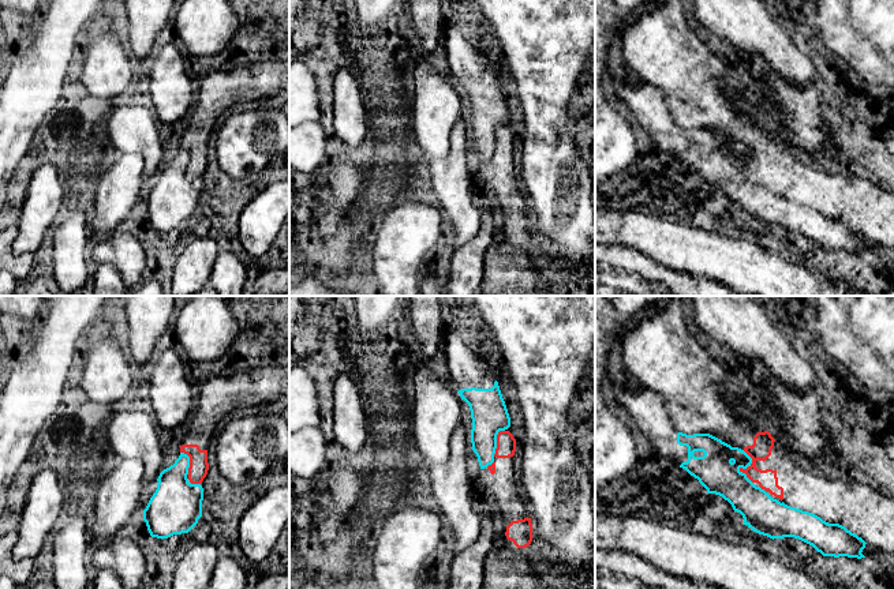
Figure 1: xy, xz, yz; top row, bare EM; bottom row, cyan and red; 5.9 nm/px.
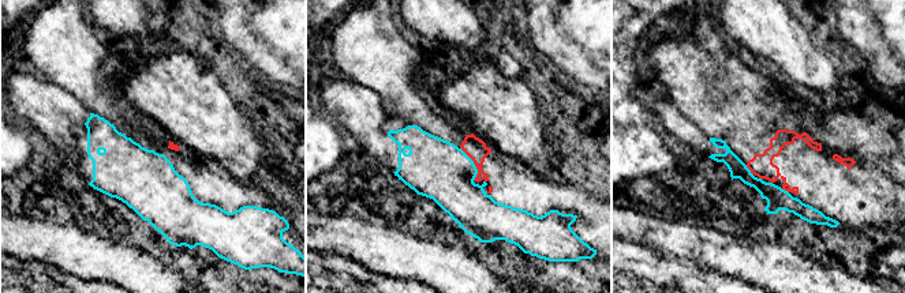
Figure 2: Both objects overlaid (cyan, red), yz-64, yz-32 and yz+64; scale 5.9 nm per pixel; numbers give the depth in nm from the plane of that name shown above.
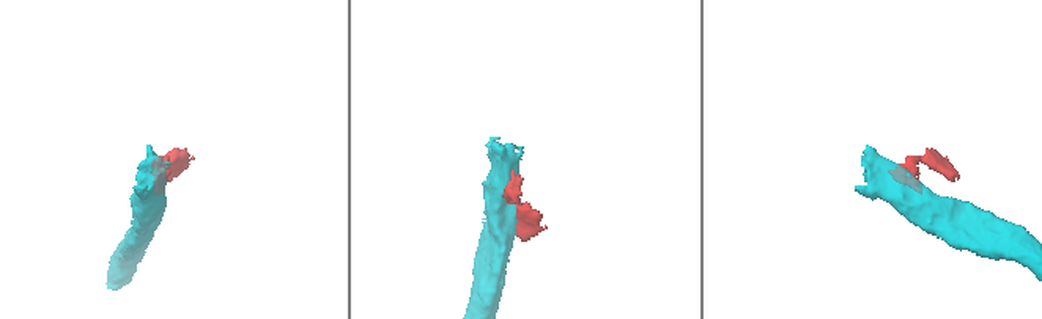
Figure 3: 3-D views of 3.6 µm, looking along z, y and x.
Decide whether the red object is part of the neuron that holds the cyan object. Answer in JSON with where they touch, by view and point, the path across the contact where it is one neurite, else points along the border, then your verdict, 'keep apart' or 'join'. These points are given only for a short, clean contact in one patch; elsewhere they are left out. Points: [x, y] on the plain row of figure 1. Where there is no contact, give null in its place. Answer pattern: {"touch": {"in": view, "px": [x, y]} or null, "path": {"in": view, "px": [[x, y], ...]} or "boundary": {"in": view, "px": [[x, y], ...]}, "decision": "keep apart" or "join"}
{"touch": {"in": "yz", "px": [745, 162]}, "boundary": {"in": "yz", "px": [[743, 145], [751, 153], [751, 157], [741, 165], [752, 177]]}, "decision": "keep apart"}

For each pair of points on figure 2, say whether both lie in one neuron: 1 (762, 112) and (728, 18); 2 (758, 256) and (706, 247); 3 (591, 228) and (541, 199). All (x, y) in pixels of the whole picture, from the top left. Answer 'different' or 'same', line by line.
1: different
2: same
3: same

